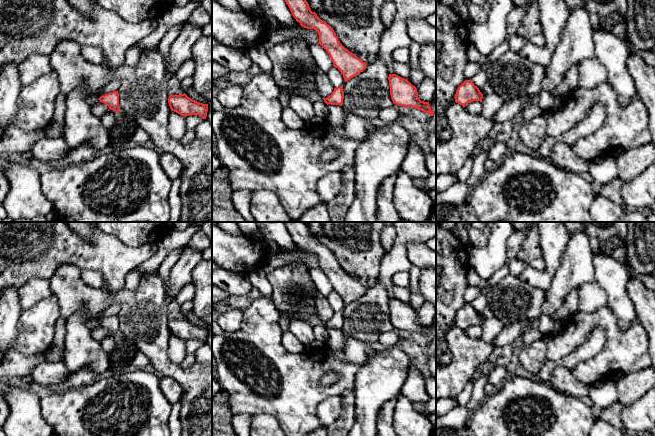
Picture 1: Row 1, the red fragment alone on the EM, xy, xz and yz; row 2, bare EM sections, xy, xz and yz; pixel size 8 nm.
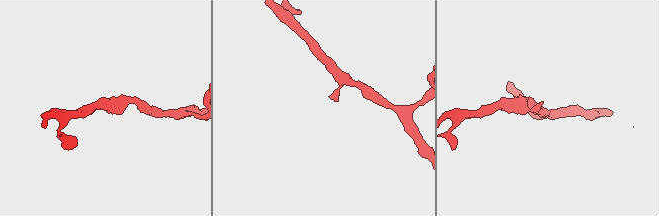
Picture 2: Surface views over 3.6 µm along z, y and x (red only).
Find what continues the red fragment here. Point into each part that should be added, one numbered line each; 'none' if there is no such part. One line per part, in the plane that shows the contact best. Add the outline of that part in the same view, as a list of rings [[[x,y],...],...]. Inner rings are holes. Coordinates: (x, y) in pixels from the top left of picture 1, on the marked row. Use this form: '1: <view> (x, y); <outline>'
none

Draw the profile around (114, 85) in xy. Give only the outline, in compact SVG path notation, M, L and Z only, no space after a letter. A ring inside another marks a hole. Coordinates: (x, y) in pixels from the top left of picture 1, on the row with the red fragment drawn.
M114 80L114 81L107 83L105 85L105 88L102 91L99 91L97 93L98 97L100 98L101 96L105 94L111 93L113 91L118 91L118 89L120 88L120 84L121 82L118 80Z

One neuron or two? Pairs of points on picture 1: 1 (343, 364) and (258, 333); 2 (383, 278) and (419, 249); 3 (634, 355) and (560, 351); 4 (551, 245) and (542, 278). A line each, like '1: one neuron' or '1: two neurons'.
1: one neuron
2: two neurons
3: one neuron
4: one neuron

